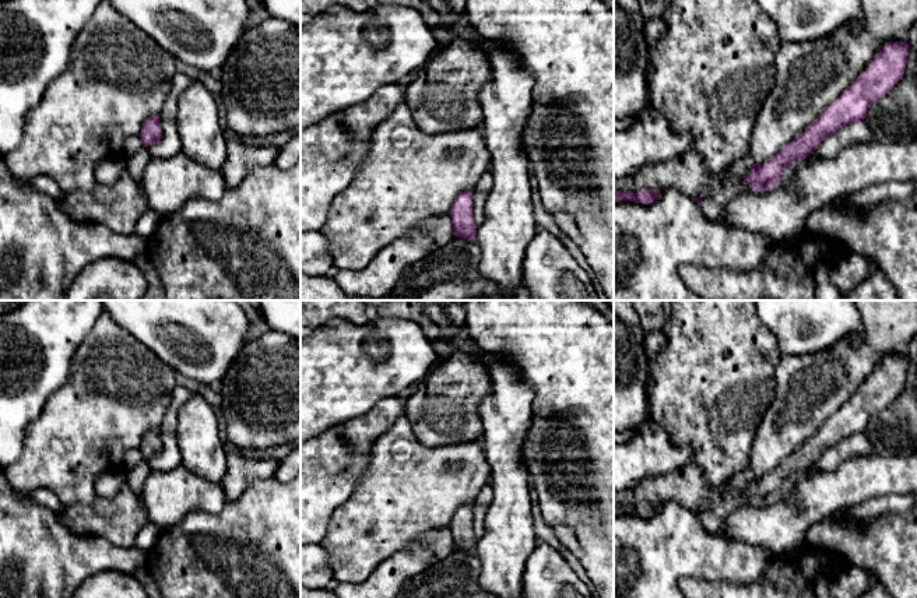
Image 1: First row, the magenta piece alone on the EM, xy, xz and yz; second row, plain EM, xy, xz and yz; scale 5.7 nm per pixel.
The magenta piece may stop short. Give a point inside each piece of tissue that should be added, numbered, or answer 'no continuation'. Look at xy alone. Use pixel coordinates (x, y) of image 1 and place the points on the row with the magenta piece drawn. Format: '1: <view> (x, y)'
no continuation

